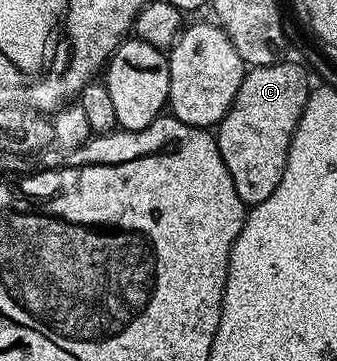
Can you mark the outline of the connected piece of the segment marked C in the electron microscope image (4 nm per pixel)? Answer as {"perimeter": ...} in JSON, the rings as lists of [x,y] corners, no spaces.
{"perimeter":[[[287,59],[275,65],[251,66],[244,74],[242,87],[238,87],[238,95],[234,95],[230,111],[226,111],[220,124],[215,126],[214,136],[222,163],[226,163],[226,171],[230,171],[230,179],[234,179],[234,191],[238,191],[238,199],[242,199],[245,206],[270,199],[274,187],[282,183],[288,148],[310,92],[302,69]]]}

